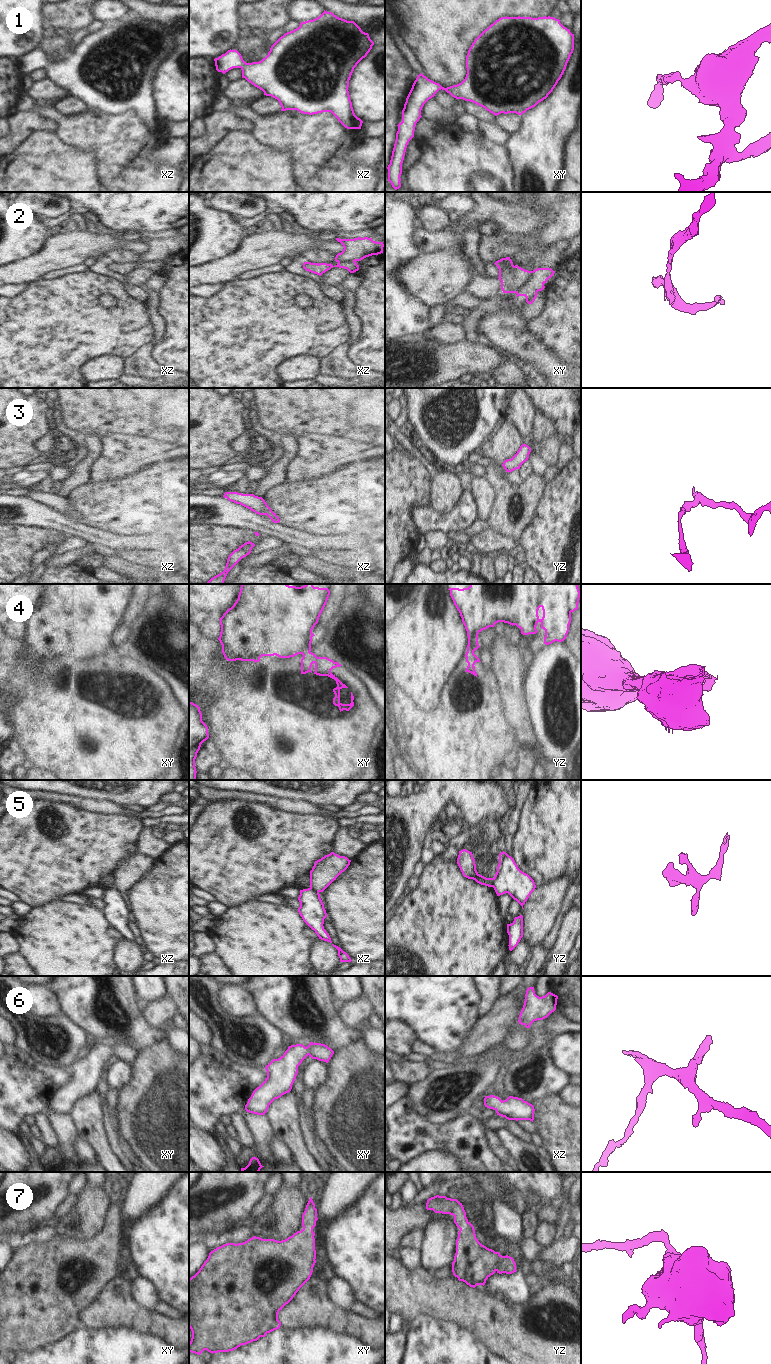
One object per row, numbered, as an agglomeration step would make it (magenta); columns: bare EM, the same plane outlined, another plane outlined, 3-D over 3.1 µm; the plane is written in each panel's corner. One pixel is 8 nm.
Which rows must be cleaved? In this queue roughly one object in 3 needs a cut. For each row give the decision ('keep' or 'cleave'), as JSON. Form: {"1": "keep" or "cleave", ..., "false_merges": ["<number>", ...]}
{"1": "keep", "2": "keep", "3": "keep", "4": "cleave", "5": "cleave", "6": "keep", "7": "keep", "false_merges": ["4", "5"]}

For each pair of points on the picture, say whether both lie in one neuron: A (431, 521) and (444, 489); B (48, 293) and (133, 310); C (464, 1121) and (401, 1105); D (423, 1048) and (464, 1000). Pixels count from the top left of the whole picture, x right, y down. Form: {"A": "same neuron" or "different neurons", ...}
{"A": "different neurons", "B": "same neuron", "C": "same neuron", "D": "different neurons"}

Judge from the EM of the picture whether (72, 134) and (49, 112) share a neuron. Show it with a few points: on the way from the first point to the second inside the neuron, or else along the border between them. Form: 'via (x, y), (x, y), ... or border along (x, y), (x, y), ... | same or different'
via (67, 128), (55, 116) | same

